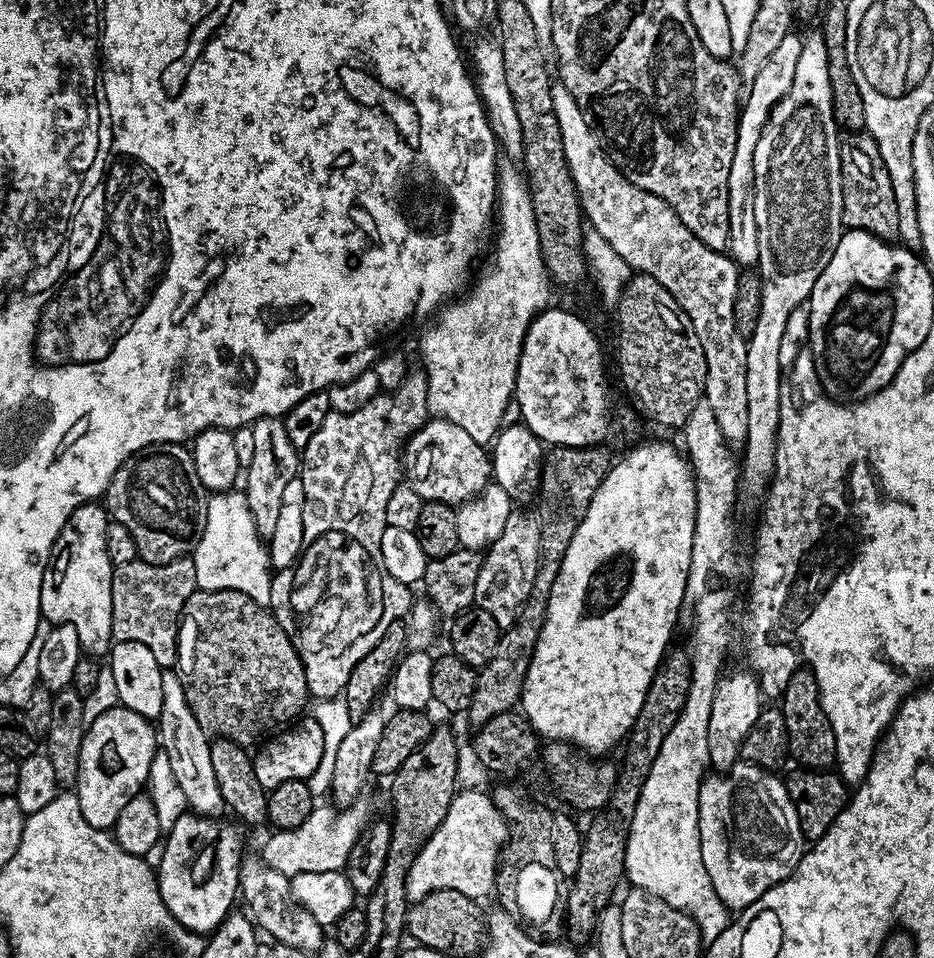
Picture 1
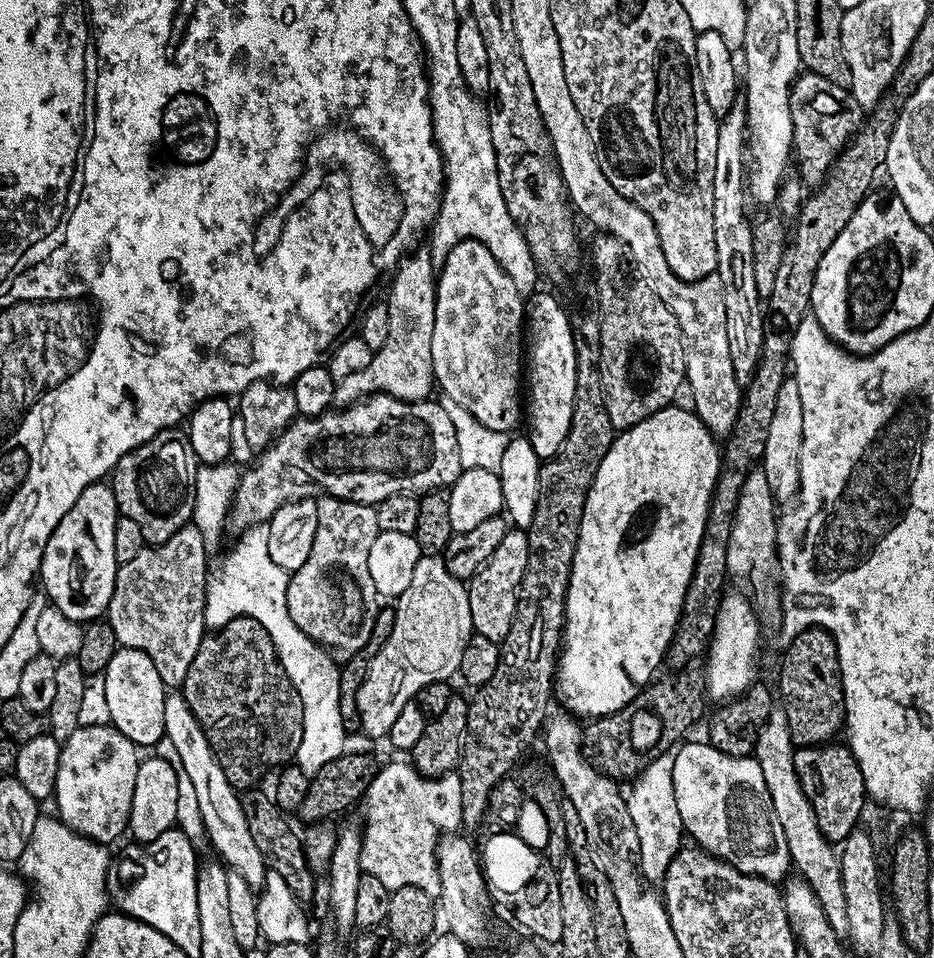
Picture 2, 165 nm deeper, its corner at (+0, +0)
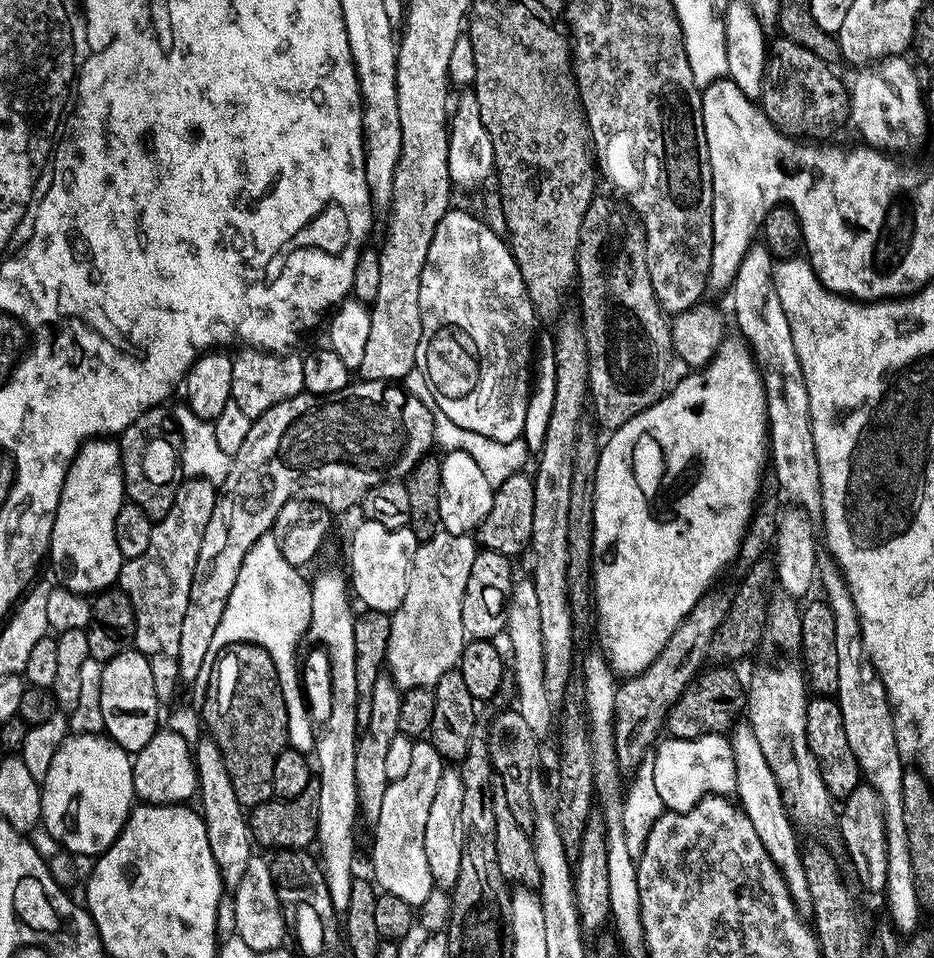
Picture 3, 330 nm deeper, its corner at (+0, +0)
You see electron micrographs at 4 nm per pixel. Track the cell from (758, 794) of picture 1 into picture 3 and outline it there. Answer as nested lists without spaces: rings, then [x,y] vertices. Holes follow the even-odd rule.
[[[715,732],[693,740],[664,738],[655,745],[650,787],[669,812],[689,812],[703,796],[728,796],[736,791],[734,754],[727,735]]]

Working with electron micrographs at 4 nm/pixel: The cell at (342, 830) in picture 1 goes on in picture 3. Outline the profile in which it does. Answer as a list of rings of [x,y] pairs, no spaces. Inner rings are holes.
[[[417,739],[410,758],[410,770],[403,778],[389,783],[386,798],[382,798],[380,821],[374,826],[376,841],[372,844],[371,875],[384,892],[394,894],[394,898],[402,898],[402,902],[413,906],[426,902],[434,890],[430,866],[426,862],[424,835],[430,802],[434,802],[438,780],[442,778],[445,767],[440,751],[427,739]]]

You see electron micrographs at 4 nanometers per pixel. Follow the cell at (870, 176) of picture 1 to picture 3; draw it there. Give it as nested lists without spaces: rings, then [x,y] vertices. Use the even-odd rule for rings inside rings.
[[[780,38],[770,48],[764,77],[762,109],[770,122],[785,135],[793,138],[828,138],[840,123],[849,119],[849,89],[832,73],[833,65],[818,58],[806,46]]]

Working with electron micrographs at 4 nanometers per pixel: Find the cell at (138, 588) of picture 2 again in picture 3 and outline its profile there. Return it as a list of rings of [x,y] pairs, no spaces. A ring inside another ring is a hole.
[[[202,477],[181,479],[176,486],[174,506],[152,525],[150,546],[146,546],[138,558],[124,560],[120,565],[118,587],[130,598],[136,619],[135,651],[151,658],[158,654],[178,654],[178,642],[182,635],[182,618],[190,602],[190,582],[194,578],[194,566],[198,562],[198,550],[202,547],[202,534],[206,534],[206,522],[214,514],[218,488],[213,481]]]

